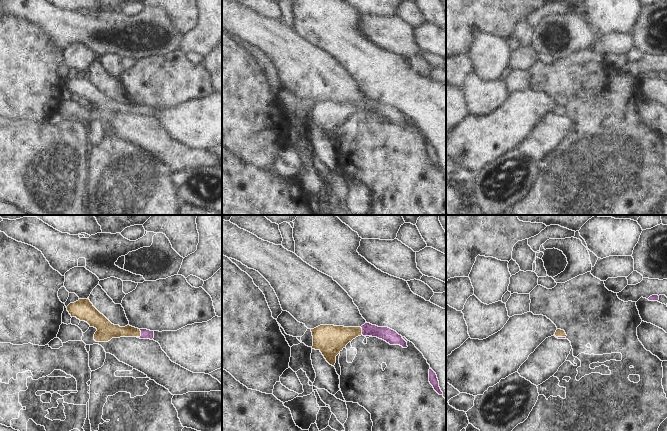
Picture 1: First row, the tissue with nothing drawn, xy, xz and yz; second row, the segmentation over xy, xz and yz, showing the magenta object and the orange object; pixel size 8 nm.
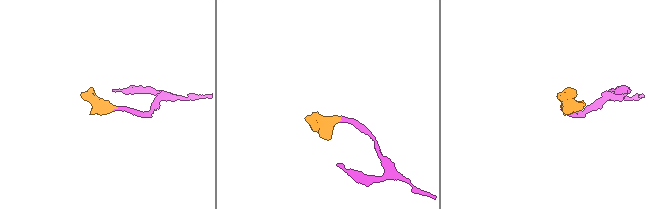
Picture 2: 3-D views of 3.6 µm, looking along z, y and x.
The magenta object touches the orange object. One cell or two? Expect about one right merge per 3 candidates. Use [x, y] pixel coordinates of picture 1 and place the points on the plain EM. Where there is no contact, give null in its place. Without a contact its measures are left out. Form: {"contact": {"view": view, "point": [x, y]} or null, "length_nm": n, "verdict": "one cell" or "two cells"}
{"contact": {"view": "xy", "point": [141, 110]}, "length_nm": 80, "verdict": "one cell"}

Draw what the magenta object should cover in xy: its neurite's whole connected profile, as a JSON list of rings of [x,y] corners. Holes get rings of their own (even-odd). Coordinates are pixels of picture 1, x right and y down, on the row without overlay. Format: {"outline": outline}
{"outline": [[[88,74],[70,79],[66,84],[71,93],[85,97],[90,103],[97,105],[94,110],[94,116],[96,118],[108,118],[112,114],[120,113],[137,113],[150,116],[154,114],[154,107],[138,105],[130,101],[120,103],[119,101],[112,100],[93,82]]]}

